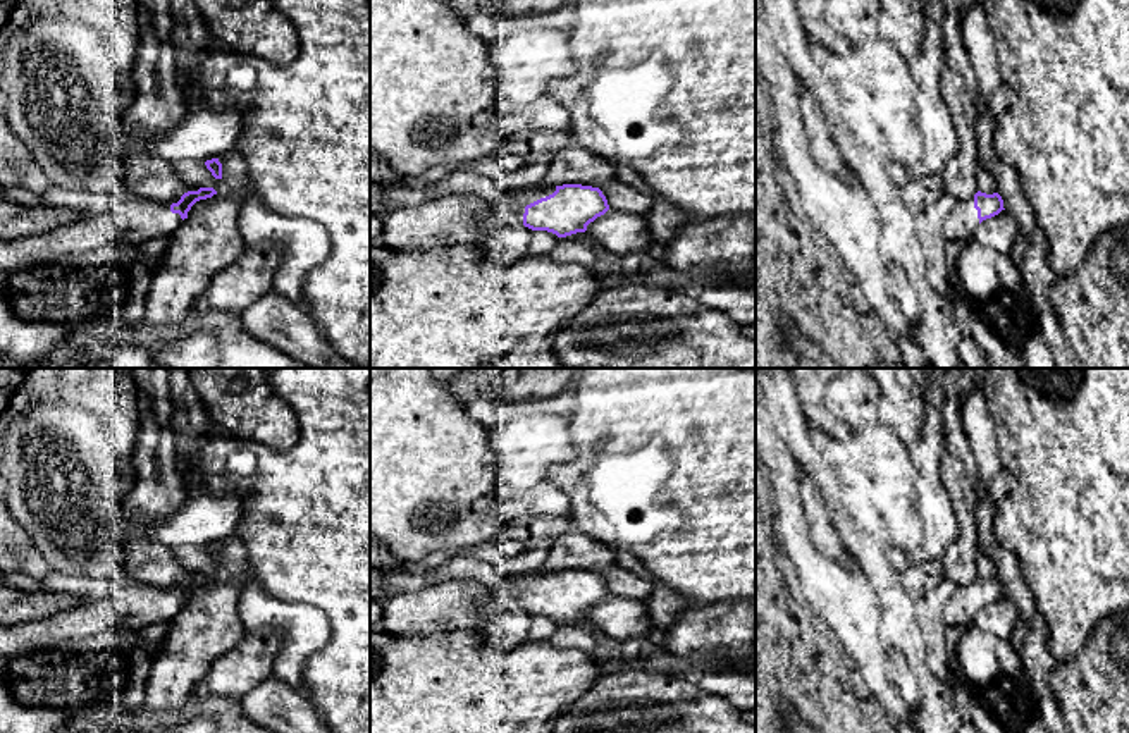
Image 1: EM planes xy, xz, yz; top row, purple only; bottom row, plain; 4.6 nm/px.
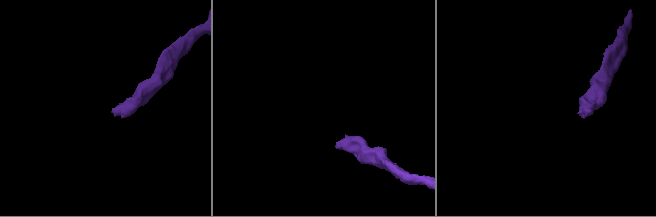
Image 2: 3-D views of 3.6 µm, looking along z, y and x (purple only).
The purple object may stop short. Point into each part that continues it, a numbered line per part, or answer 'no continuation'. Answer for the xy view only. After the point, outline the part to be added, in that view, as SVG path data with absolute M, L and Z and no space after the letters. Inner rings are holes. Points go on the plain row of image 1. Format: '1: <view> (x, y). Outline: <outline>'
1: xy (123, 609). Outline: M114 588L107 599L57 613L48 619L0 626L0 659L21 657L108 630L143 630L170 621L182 604L169 588Z

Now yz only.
1: yz (962, 606). Outline: M974 582L957 587L941 609L945 626L971 626L979 611L978 595L974 594Z

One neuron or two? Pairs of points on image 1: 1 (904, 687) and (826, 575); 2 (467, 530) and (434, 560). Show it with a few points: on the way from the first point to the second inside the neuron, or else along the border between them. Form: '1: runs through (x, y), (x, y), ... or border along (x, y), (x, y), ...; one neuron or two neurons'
1: border along (885, 649), (885, 670), (888, 673); two neurons
2: border along (462, 546), (444, 546), (413, 561); two neurons

